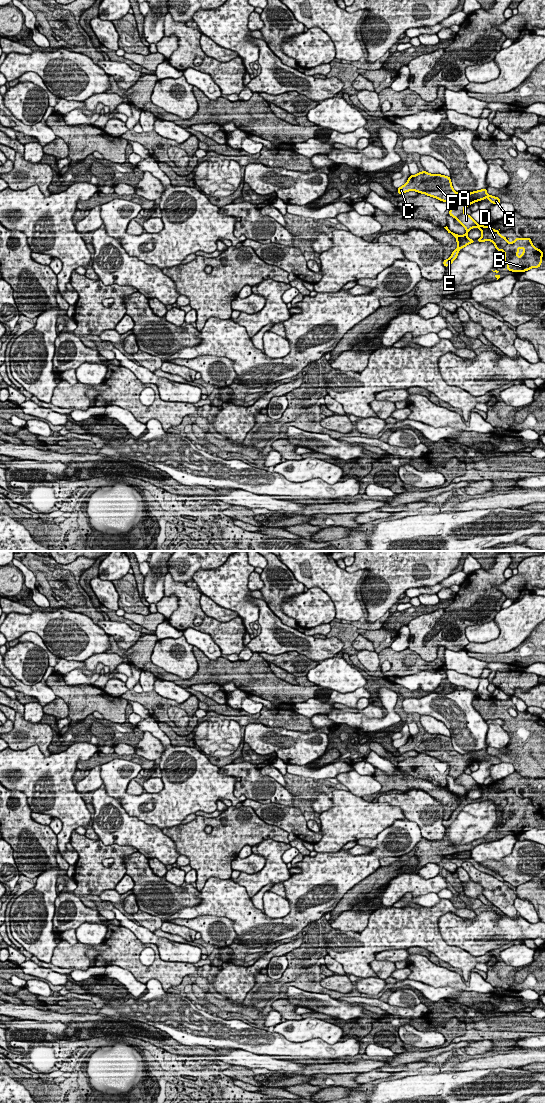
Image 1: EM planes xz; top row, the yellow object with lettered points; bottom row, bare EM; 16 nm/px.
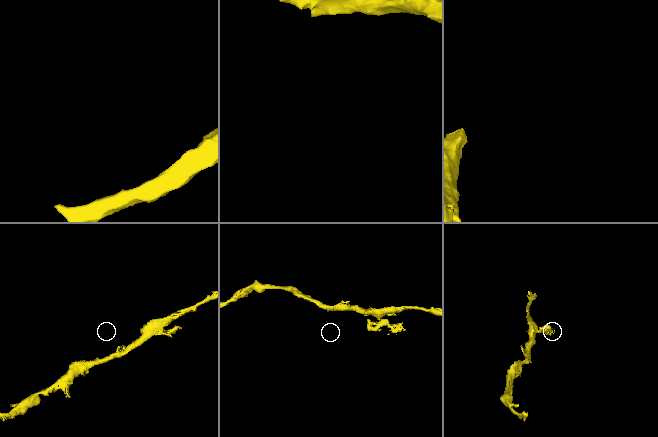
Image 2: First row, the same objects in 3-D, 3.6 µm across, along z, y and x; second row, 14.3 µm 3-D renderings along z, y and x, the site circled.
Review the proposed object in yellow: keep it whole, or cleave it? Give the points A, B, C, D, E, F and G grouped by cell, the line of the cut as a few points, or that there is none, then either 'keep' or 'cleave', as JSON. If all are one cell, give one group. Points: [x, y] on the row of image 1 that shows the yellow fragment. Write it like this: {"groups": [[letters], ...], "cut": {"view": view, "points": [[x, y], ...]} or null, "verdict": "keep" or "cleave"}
{"groups": [["A", "B", "D", "E"], ["C", "F", "G"]], "cut": {"view": "xz", "points": [[463, 211], [457, 219]]}, "verdict": "cleave"}

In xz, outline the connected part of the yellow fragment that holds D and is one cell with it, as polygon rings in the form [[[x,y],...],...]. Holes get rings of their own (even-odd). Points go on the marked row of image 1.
[[[463,212],[463,213],[461,214],[461,216],[458,218],[458,222],[459,222],[461,225],[463,225],[463,226],[465,227],[465,229],[466,229],[466,233],[465,233],[464,235],[457,235],[456,233],[450,231],[450,230],[448,229],[447,226],[444,227],[444,228],[448,231],[448,233],[450,233],[451,235],[453,235],[453,236],[456,237],[456,242],[458,243],[458,247],[452,252],[451,257],[450,257],[449,259],[447,259],[447,260],[443,260],[443,265],[444,265],[445,267],[448,267],[448,266],[450,266],[451,263],[453,263],[453,261],[457,258],[457,255],[458,255],[458,253],[459,253],[459,251],[460,251],[461,248],[464,248],[465,246],[467,246],[467,245],[469,245],[469,244],[471,244],[471,243],[475,243],[476,241],[477,241],[477,242],[492,241],[493,244],[495,245],[496,250],[498,250],[498,251],[503,251],[503,252],[505,253],[505,254],[503,255],[503,257],[504,257],[504,263],[507,263],[507,264],[508,264],[508,267],[507,267],[507,270],[508,270],[508,271],[513,271],[513,272],[517,272],[517,271],[519,271],[519,272],[525,272],[525,271],[530,270],[531,268],[540,268],[540,264],[543,262],[543,261],[542,261],[543,252],[542,252],[542,250],[537,249],[537,248],[532,244],[531,238],[518,238],[518,237],[517,237],[516,239],[514,239],[513,242],[507,242],[507,241],[506,241],[507,238],[506,238],[505,236],[502,236],[502,235],[499,234],[499,233],[500,233],[499,230],[494,230],[494,229],[491,227],[491,225],[483,226],[483,225],[477,224],[476,221],[471,217],[471,215],[468,215],[468,214],[464,213],[464,212]],[[473,227],[479,228],[479,229],[481,230],[481,232],[482,232],[482,236],[481,236],[479,239],[477,239],[476,241],[475,241],[475,240],[471,240],[471,239],[467,236],[467,234],[469,233],[469,231],[470,231]]]

